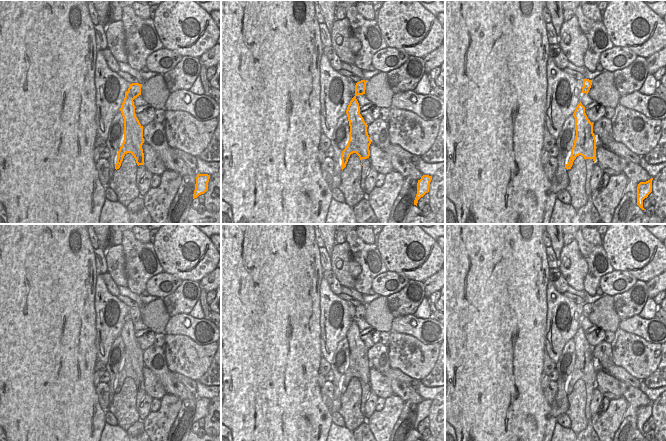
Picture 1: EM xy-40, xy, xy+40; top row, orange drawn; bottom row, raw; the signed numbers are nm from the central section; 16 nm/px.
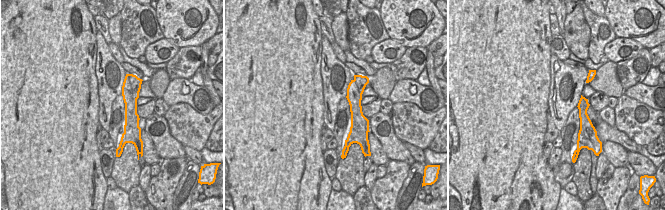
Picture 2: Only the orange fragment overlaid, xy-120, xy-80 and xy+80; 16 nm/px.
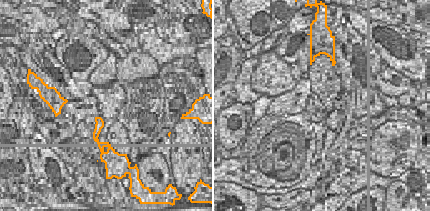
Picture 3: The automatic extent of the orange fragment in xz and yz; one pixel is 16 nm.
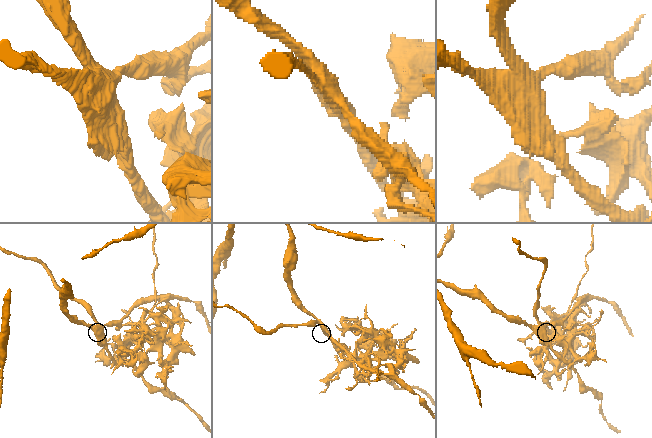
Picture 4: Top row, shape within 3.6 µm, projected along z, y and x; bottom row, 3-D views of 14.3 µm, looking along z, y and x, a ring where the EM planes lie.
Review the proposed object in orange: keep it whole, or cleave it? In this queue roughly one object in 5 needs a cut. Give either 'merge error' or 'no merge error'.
merge error

